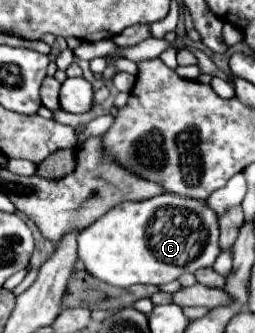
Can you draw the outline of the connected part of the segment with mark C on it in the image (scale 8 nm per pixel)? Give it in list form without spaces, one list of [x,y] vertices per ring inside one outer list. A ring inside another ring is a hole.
[[[163,193],[139,203],[125,201],[79,233],[79,261],[89,275],[117,287],[137,283],[165,285],[183,273],[195,273],[215,263],[219,255],[219,223],[197,223],[197,219],[205,217],[213,217],[213,211],[205,201],[191,197]]]

